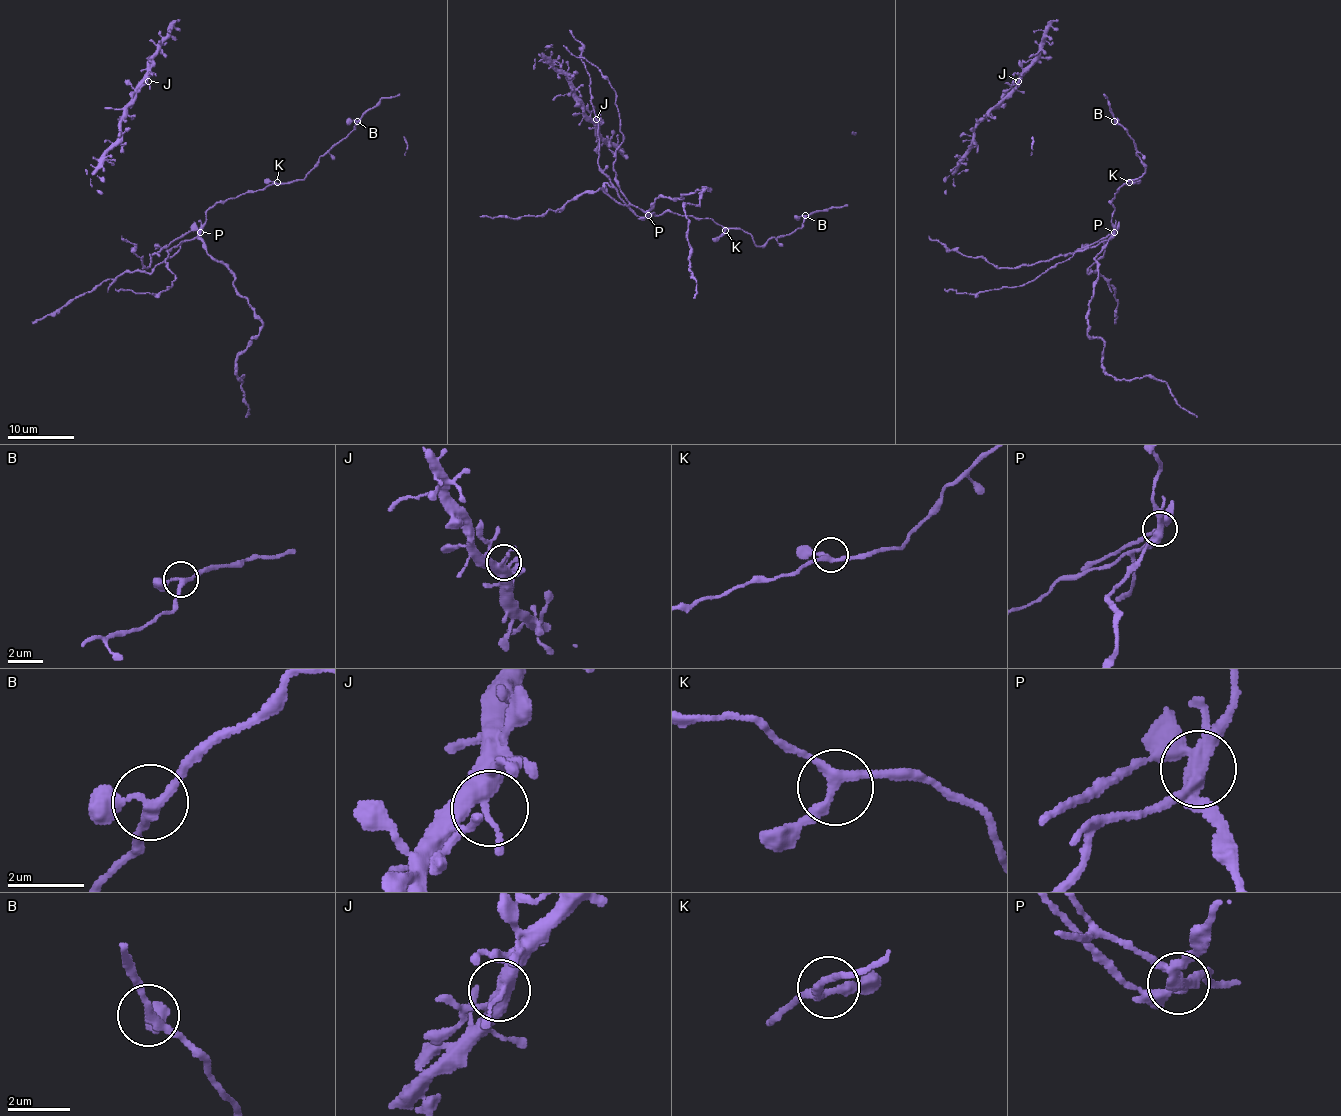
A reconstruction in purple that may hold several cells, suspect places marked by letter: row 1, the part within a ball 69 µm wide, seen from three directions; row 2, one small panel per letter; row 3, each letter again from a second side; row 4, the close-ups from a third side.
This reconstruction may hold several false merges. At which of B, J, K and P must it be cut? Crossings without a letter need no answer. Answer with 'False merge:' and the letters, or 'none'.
False merge: P

